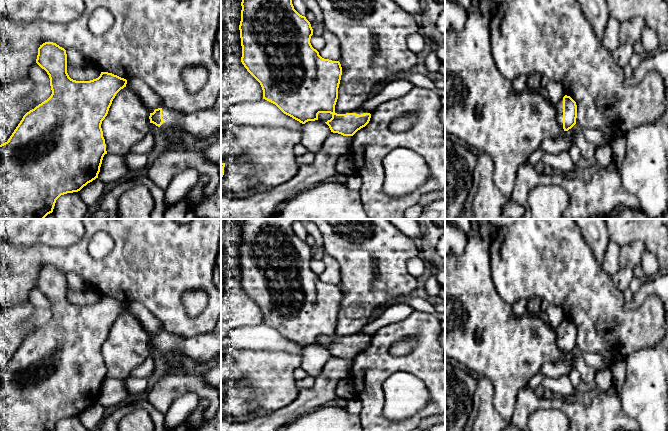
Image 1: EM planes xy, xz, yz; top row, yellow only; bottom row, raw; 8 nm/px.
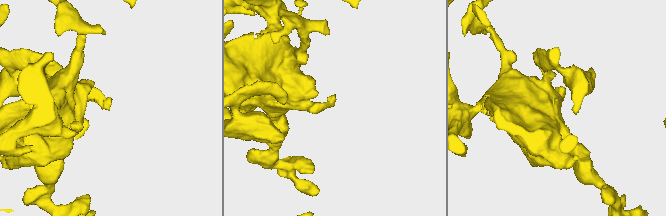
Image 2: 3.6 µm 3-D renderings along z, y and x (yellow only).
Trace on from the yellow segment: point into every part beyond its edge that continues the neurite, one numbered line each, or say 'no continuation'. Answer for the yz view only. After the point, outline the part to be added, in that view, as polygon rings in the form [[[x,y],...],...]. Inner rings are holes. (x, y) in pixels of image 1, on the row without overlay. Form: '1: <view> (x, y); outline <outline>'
1: yz (559, 331); outline [[[563,323],[555,330],[558,350],[563,353]]]

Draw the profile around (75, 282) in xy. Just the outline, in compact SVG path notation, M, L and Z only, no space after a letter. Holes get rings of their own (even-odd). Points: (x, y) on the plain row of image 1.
M69 272L66 274L67 286L75 291L86 291L89 288L88 283L77 273Z

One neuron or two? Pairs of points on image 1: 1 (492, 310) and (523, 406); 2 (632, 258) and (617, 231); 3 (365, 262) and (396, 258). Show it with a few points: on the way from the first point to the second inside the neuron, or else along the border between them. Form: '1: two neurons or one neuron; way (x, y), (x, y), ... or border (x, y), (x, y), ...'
1: two neurons; border (526, 385), (518, 392), (512, 414)
2: two neurons; border (621, 246), (634, 241), (640, 241), (646, 249)
3: one neuron; way (371, 255), (388, 258)

